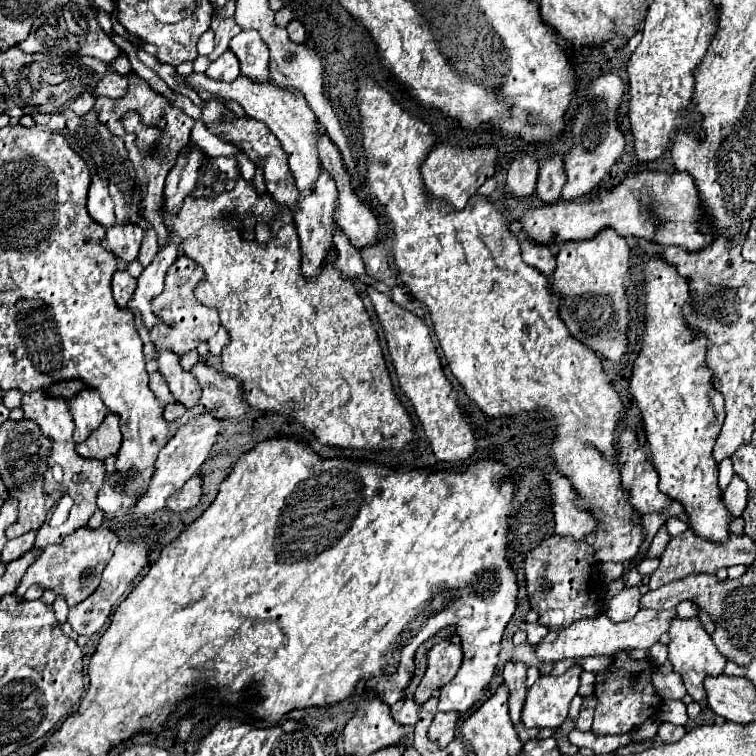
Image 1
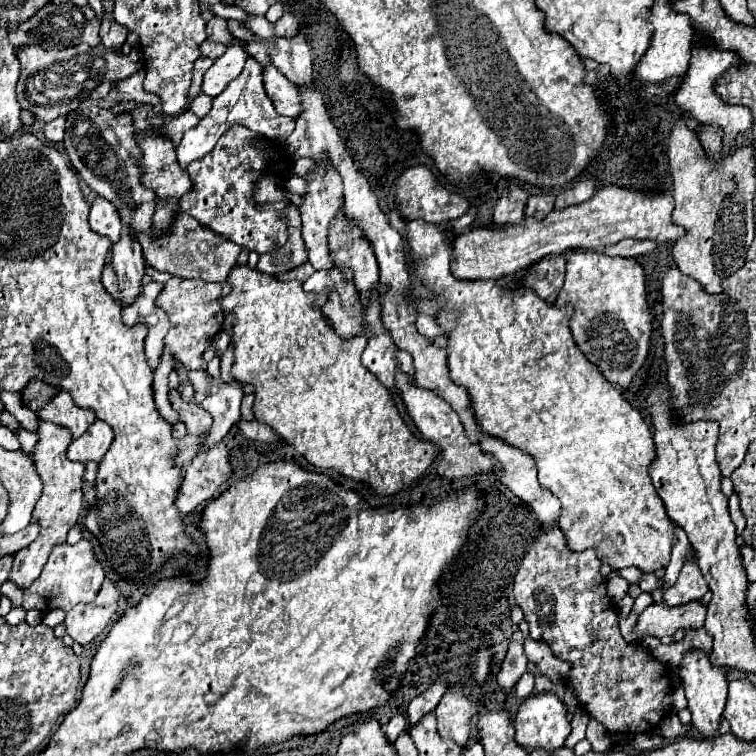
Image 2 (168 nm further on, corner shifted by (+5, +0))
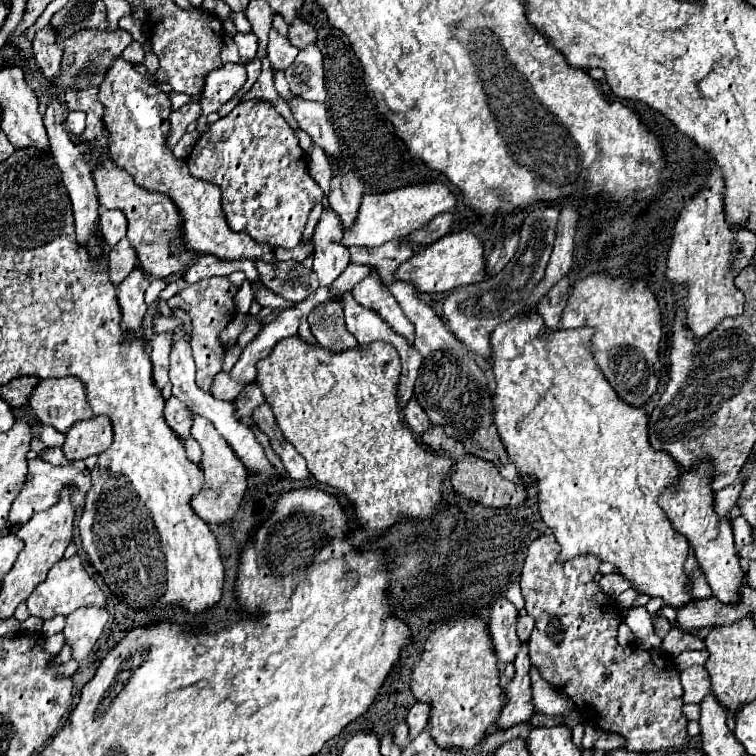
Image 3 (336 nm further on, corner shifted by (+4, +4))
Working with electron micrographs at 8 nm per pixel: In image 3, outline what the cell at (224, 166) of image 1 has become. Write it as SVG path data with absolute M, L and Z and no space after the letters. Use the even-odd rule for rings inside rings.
M244 101L236 105L226 117L218 119L210 125L210 129L198 139L192 153L188 155L190 175L196 179L204 179L214 183L222 191L222 209L232 231L248 233L256 243L270 245L272 249L284 247L292 249L300 243L308 213L314 203L322 199L322 189L308 175L306 169L306 153L300 149L298 139L294 137L290 125L284 121L280 113L276 113L274 105L268 101Z

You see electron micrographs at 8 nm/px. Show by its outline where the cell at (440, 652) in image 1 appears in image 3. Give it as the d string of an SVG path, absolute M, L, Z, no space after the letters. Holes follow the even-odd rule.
M414 703L412 709L408 711L406 723L410 727L410 737L414 739L426 725L428 725L428 703Z

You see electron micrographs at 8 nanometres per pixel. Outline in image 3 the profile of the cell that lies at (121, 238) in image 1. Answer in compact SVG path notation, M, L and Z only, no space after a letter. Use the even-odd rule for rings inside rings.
M134 267L130 275L118 285L118 303L122 309L122 329L134 331L138 337L142 337L142 317L146 313L144 303L144 291L150 283L150 277L144 273L142 267Z

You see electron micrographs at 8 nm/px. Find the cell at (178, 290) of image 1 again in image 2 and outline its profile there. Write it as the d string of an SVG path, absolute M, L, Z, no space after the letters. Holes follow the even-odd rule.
M171 279L159 299L155 301L157 307L161 307L169 321L171 321L171 329L167 333L165 339L165 347L171 347L175 359L179 359L185 369L193 371L193 369L207 369L207 363L203 361L203 353L205 349L211 345L213 337L221 331L223 325L223 307L221 307L221 297L227 295L227 291L231 291L231 285L227 281L221 283L209 283L209 281L197 281L197 279Z

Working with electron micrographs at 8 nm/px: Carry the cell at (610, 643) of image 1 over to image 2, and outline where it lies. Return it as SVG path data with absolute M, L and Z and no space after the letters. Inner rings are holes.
M691 601L685 605L669 607L669 605L649 605L637 621L637 637L643 633L651 633L655 637L675 635L679 629L701 629L705 623L707 605L703 601Z

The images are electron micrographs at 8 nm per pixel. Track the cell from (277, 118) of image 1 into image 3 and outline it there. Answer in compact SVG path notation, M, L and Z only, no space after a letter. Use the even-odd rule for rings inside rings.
M324 207L312 233L312 243L314 243L312 269L316 271L320 285L324 287L328 287L350 263L350 253L340 243L342 235L344 233L342 233L340 215L336 215L332 207Z

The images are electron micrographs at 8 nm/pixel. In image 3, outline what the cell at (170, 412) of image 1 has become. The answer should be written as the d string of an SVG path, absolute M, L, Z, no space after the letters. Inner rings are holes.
M188 437L188 439L184 441L184 447L186 447L186 455L188 455L194 463L200 463L200 455L202 455L202 451L200 451L200 445L196 443L196 439Z

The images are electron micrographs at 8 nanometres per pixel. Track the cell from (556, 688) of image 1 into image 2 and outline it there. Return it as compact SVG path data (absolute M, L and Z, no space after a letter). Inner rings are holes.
M539 693L539 695L527 697L519 707L519 713L515 715L515 731L517 731L515 741L529 751L545 749L547 755L553 755L555 749L565 745L565 739L571 733L571 725L565 715L567 715L567 709L563 701L557 699L555 693Z

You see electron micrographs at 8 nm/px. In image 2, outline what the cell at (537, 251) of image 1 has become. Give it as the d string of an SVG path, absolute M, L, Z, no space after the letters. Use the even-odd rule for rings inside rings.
M563 255L543 257L539 263L533 265L531 273L527 275L529 289L533 289L549 305L555 303L563 287L563 281L565 281L565 257Z

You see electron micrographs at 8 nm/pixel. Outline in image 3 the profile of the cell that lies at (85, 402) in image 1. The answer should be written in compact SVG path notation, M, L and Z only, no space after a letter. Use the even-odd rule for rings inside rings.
M76 377L40 381L28 405L42 423L56 427L60 433L68 433L78 421L94 419L84 395L84 385Z

